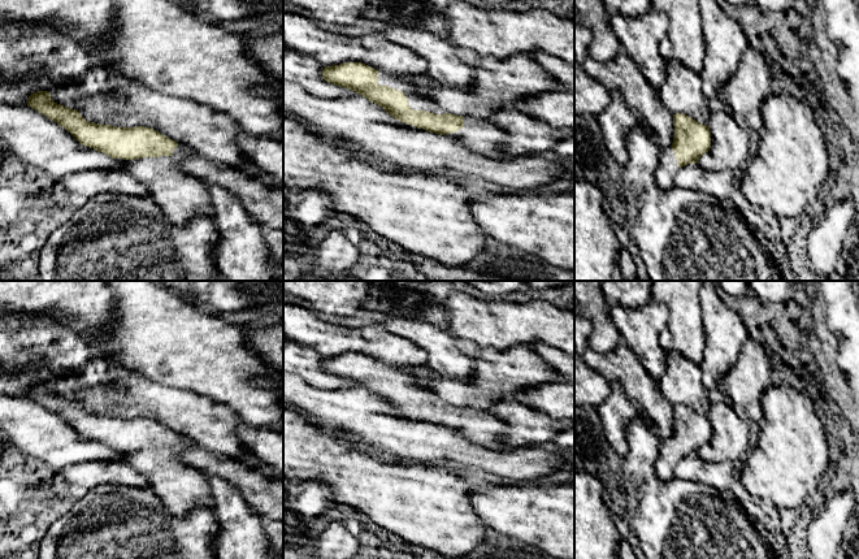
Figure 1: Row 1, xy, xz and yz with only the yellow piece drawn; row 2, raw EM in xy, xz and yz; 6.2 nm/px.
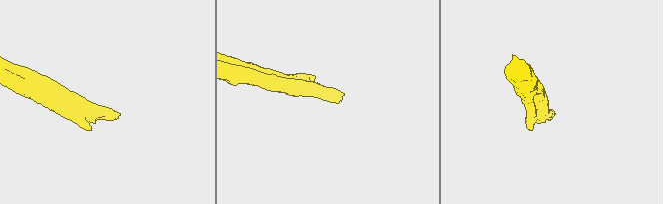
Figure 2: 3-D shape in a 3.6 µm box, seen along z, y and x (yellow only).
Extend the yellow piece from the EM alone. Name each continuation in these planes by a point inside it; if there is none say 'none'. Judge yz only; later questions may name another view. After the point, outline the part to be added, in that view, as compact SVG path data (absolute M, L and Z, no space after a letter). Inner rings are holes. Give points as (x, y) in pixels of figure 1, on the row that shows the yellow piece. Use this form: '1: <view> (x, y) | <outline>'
1: yz (667, 168) | M672 147L663 148L655 170L656 183L667 190L673 187L673 178L678 170L677 160Z

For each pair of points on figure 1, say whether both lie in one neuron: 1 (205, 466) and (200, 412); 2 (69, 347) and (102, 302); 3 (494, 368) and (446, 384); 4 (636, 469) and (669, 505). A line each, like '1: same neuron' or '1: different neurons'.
1: different neurons
2: different neurons
3: same neuron
4: same neuron

